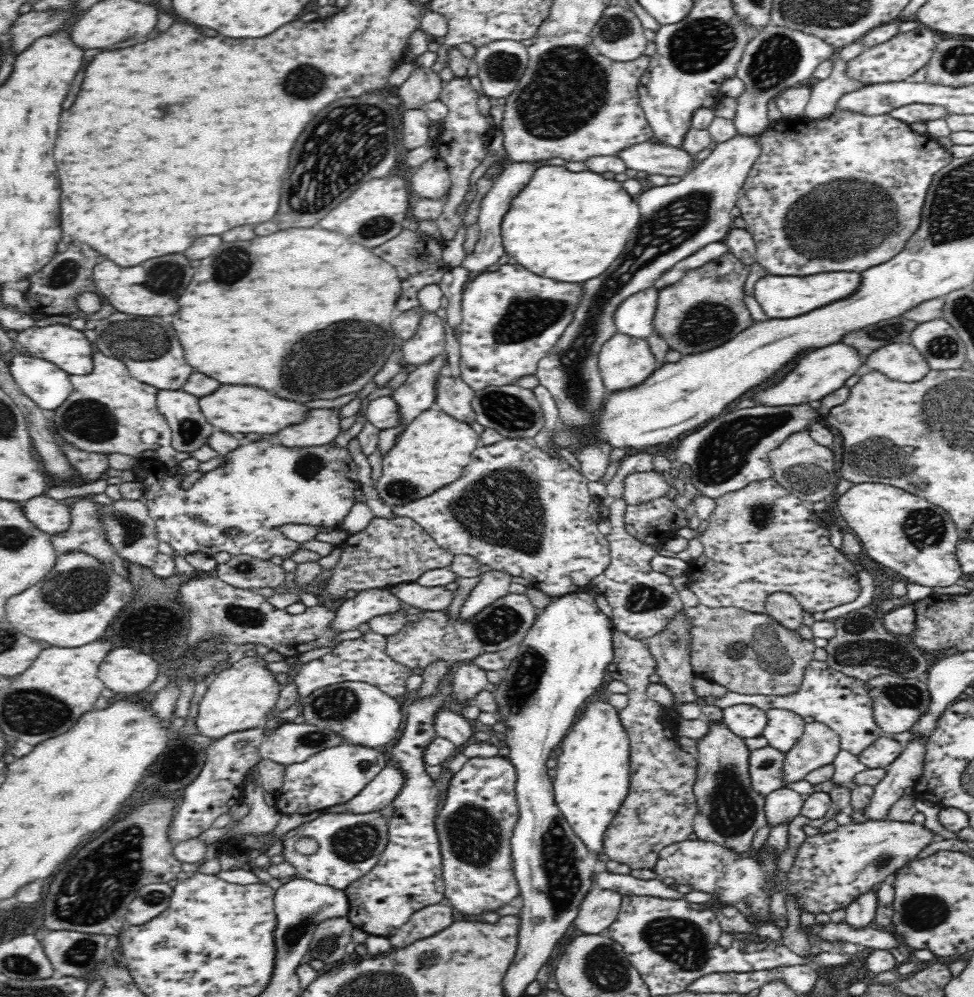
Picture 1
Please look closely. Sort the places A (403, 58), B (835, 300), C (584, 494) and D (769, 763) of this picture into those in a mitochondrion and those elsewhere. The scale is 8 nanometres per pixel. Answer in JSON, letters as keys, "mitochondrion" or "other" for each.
{"A":"other","B":"other","C":"other","D":"mitochondrion"}

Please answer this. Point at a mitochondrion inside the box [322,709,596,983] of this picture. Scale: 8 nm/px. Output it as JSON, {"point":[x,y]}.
{"point":[474,834]}

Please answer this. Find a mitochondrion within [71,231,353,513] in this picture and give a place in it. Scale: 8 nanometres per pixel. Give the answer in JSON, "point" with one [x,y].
{"point":[153,348]}

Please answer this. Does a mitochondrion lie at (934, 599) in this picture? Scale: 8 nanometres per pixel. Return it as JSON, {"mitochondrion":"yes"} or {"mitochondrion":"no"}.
{"mitochondrion":"no"}

